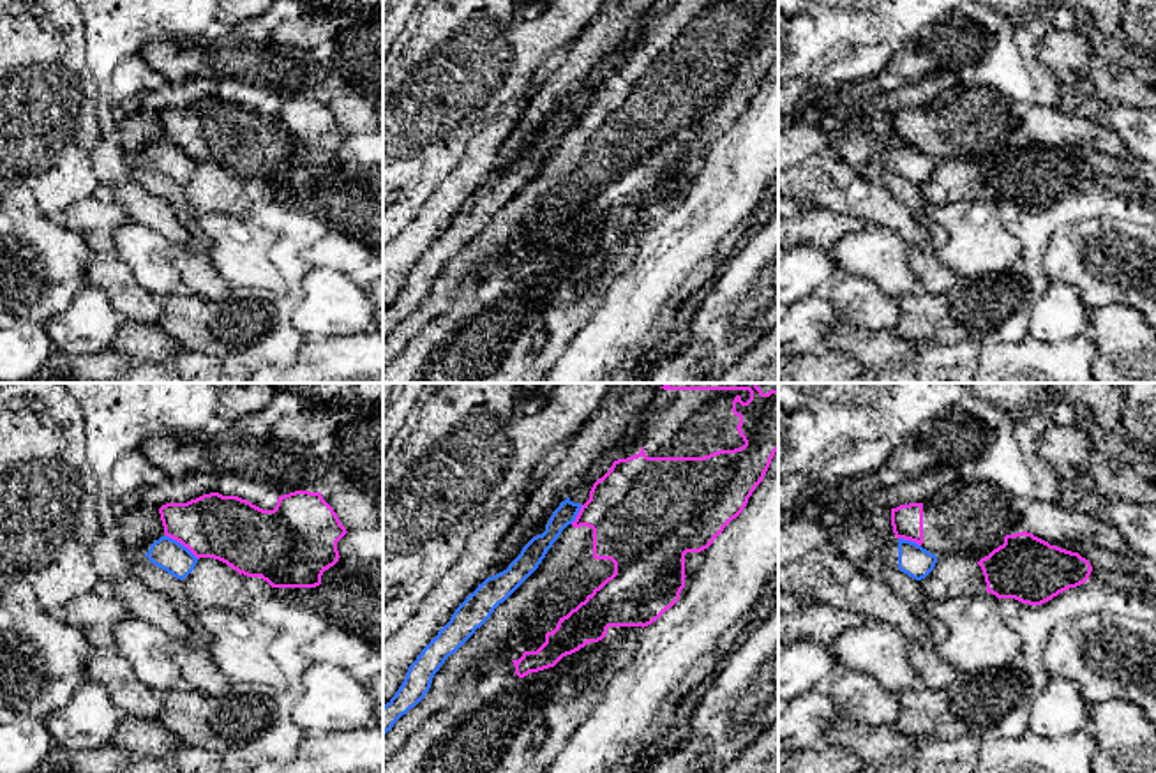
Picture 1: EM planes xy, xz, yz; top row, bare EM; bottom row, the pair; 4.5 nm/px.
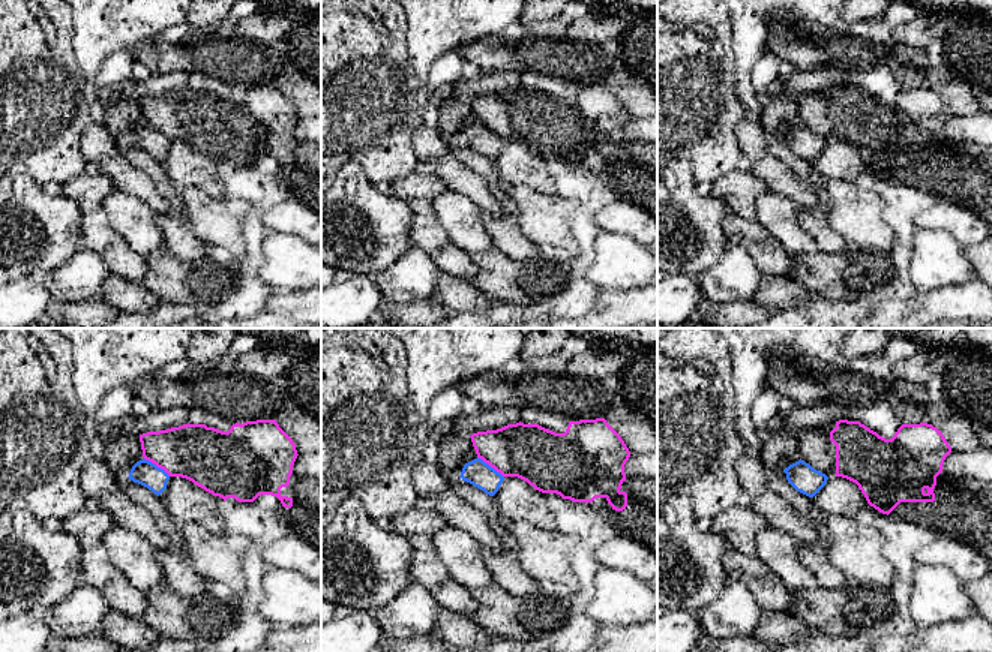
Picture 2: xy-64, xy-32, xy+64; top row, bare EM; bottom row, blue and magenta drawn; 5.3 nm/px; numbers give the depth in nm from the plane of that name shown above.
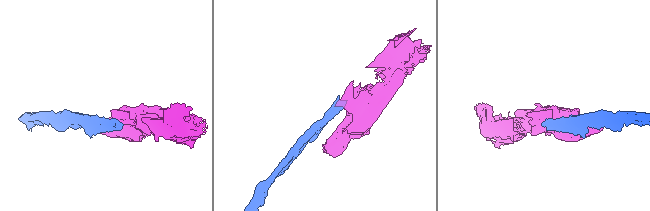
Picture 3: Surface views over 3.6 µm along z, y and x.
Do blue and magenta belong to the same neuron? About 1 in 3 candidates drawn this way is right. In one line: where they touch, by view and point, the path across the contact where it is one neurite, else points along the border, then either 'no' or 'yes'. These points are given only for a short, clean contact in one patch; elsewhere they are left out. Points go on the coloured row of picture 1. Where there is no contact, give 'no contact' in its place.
contact xy (180, 544); border xy (165, 533), (179, 540), (198, 558); no

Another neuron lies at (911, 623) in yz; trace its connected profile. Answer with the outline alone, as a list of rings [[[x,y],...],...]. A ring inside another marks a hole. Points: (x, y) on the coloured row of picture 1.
[[[831,544],[780,567],[778,589],[801,600],[858,612],[868,623],[891,625],[909,642],[930,637],[934,630],[923,611],[895,595],[875,570],[863,568]]]

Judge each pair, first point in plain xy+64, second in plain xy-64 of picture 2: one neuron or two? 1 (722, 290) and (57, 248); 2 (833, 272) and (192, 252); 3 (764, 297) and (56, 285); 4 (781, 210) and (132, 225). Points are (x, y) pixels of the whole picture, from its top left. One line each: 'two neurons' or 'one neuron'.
1: two neurons
2: two neurons
3: two neurons
4: one neuron

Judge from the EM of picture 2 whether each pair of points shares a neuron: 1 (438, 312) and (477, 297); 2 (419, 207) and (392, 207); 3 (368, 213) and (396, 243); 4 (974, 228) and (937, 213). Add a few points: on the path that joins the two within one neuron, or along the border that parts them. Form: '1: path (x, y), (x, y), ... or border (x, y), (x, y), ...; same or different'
1: border (429, 299), (447, 311); different
2: border (393, 194), (414, 215); different
3: path (374, 221), (389, 236); same
4: path (965, 225), (946, 216); same

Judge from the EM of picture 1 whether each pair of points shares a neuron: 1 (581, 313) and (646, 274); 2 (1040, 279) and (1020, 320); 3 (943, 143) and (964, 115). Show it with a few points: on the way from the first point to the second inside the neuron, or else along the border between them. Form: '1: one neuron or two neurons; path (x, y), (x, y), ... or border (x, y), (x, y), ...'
1: two neurons; border (625, 269), (609, 285), (597, 309), (574, 334)
2: one neuron; path (1035, 290), (1024, 309)
3: one neuron; path (945, 136), (959, 122)

